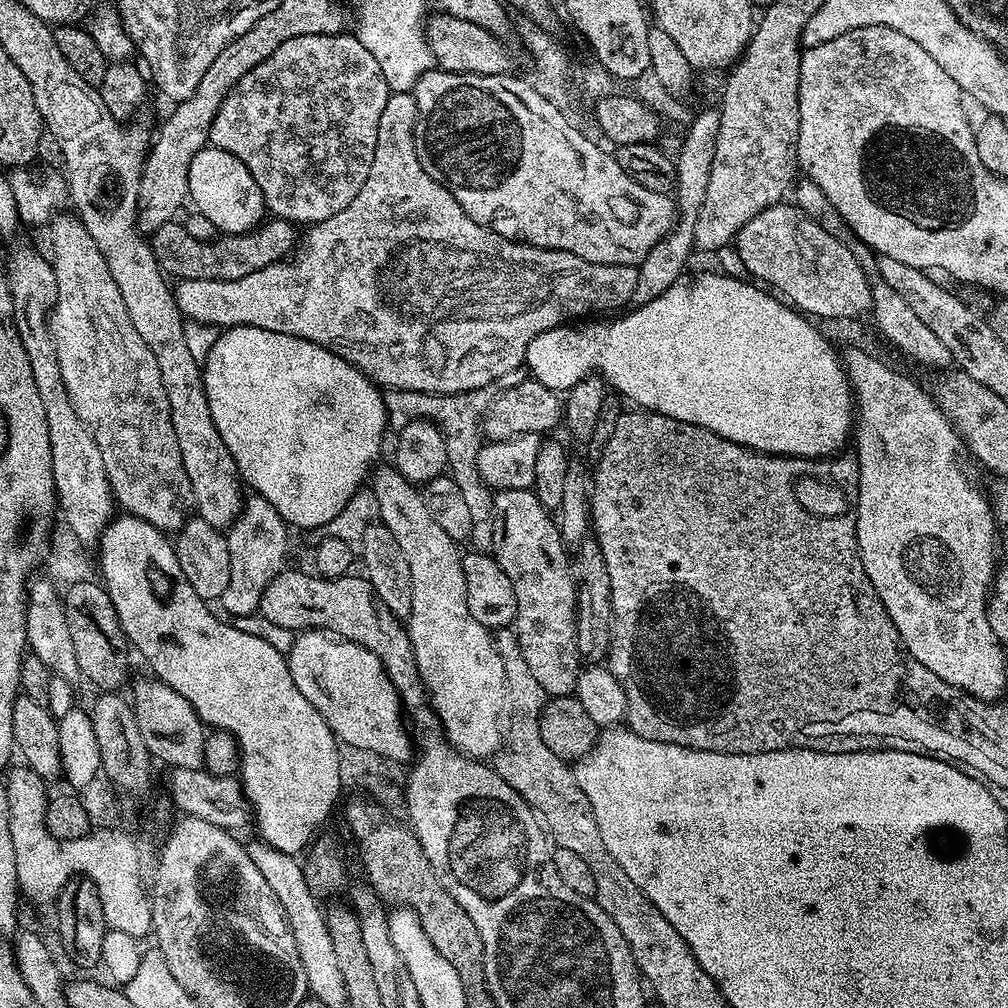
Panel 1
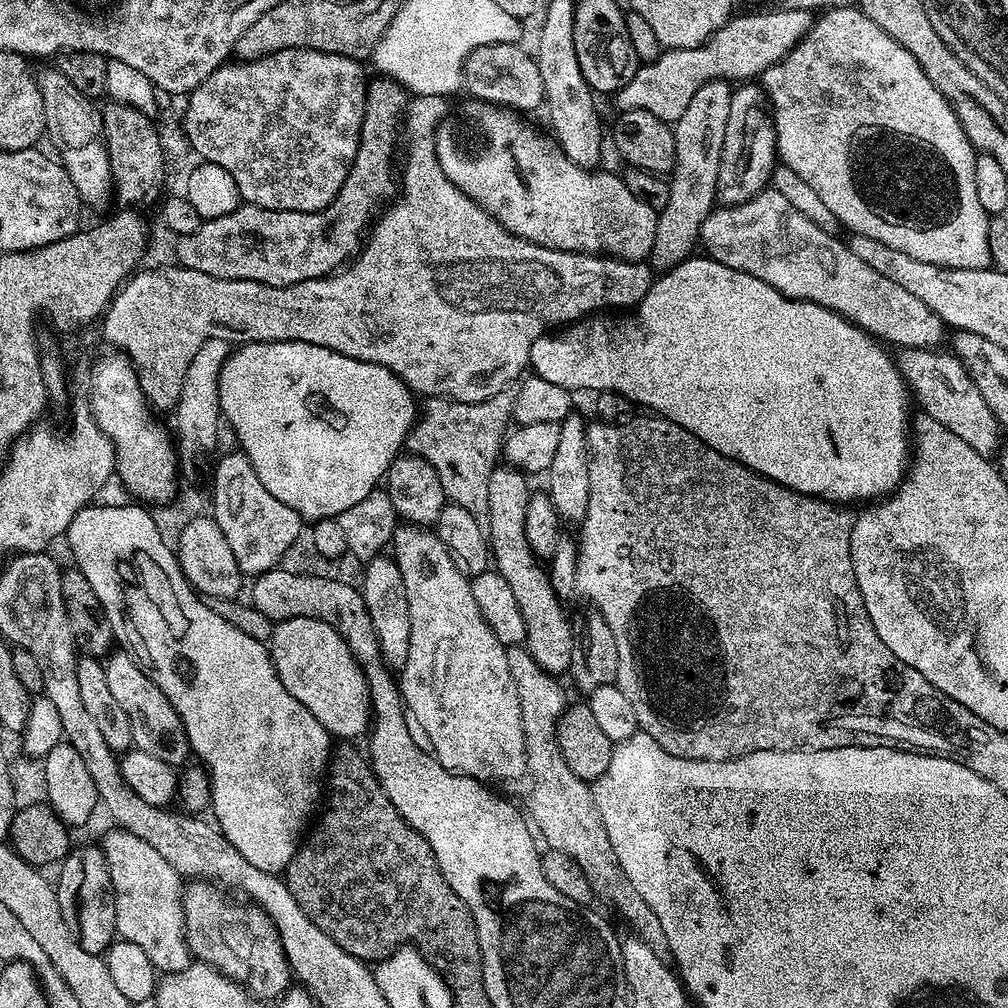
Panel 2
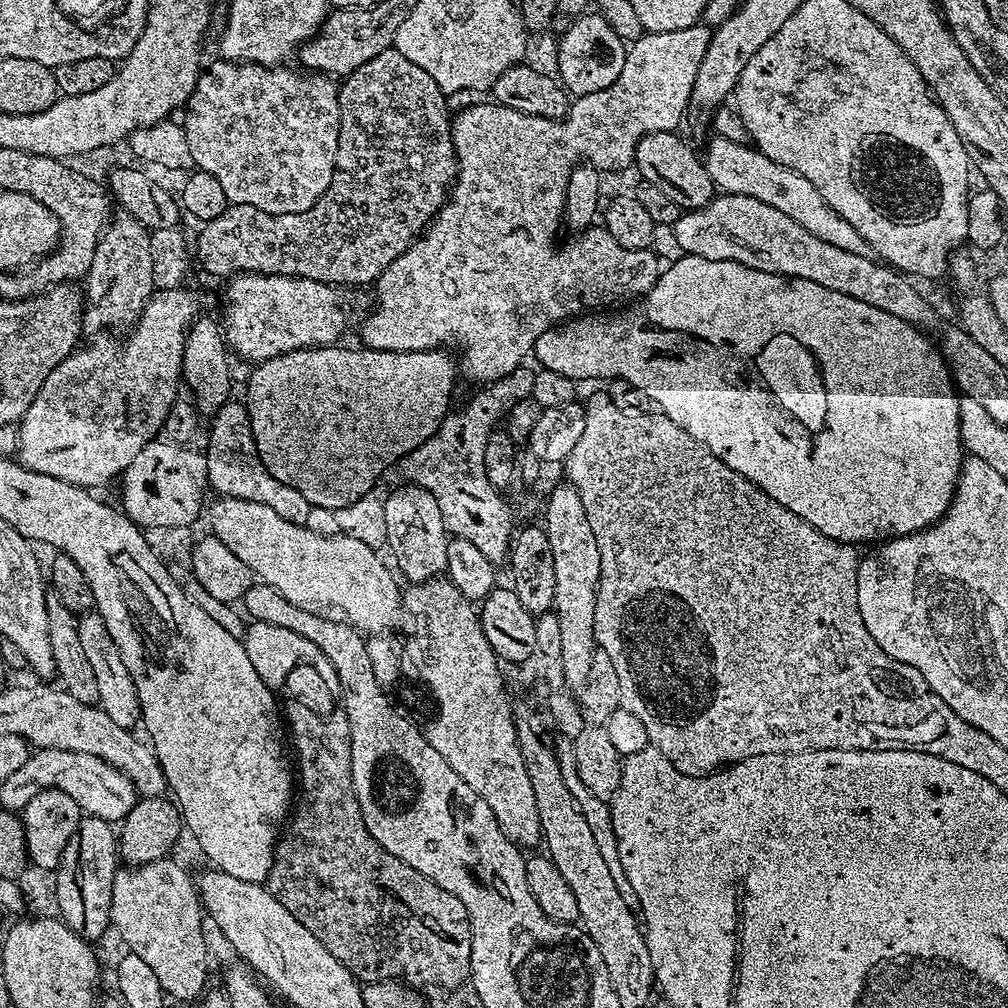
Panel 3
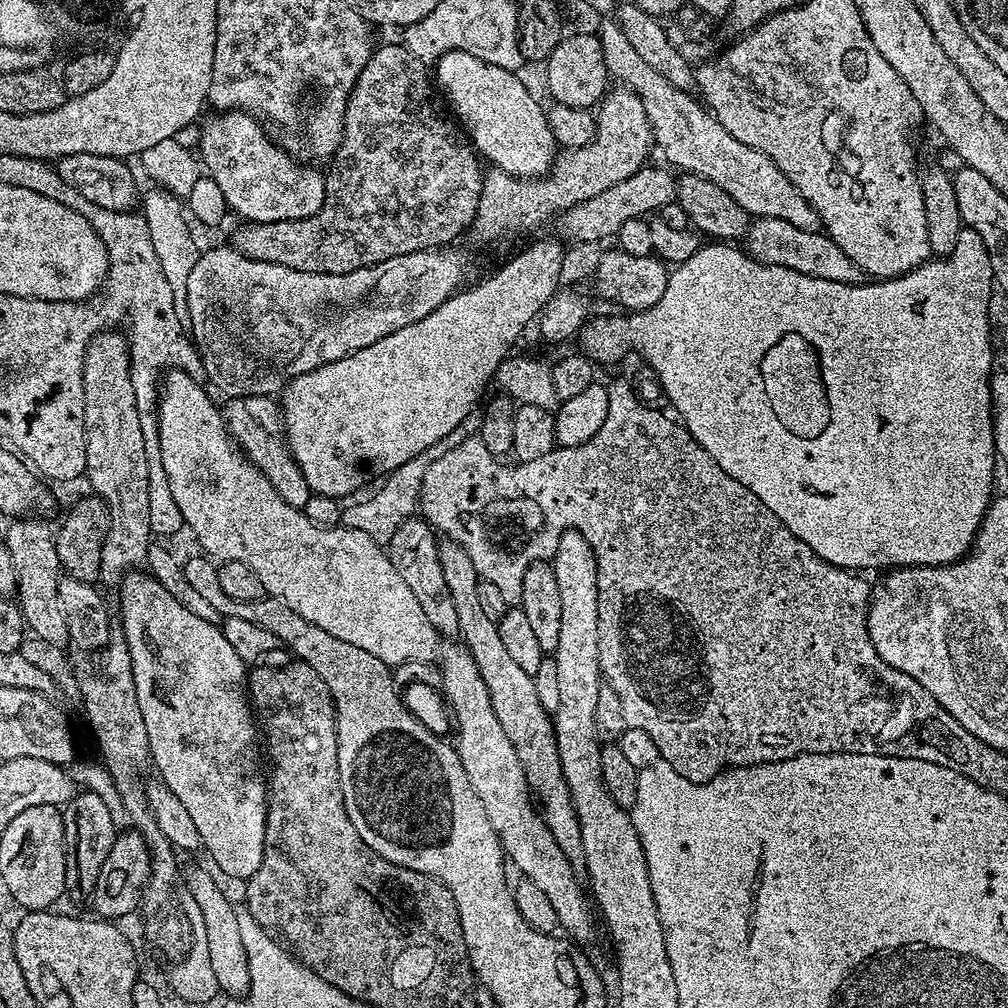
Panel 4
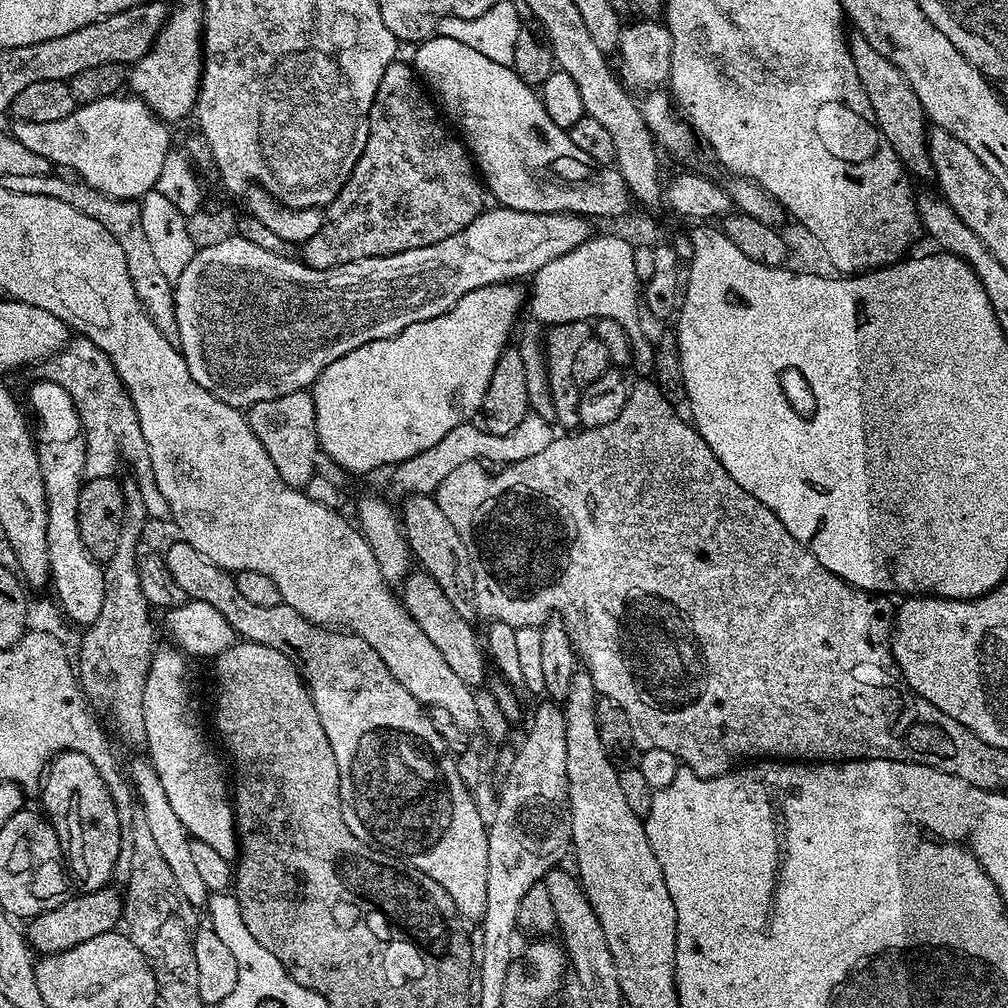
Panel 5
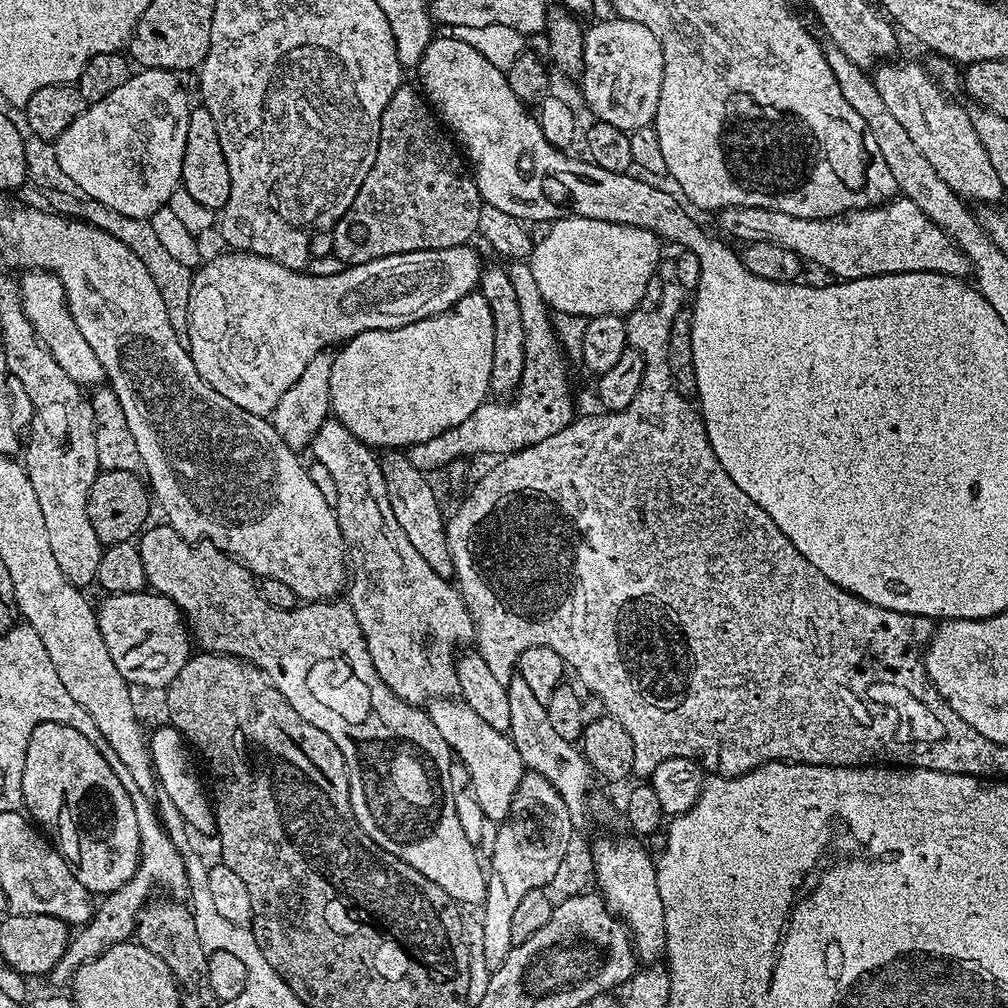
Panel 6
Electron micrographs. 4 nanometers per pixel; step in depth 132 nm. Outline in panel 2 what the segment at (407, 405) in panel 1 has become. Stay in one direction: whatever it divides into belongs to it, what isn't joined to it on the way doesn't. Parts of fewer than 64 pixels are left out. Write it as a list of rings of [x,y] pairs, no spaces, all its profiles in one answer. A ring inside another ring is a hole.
[[[521,373],[517,379],[512,379],[494,397],[486,399],[480,403],[462,403],[460,400],[450,400],[447,398],[432,398],[423,405],[418,419],[408,433],[406,448],[413,456],[420,456],[423,460],[428,460],[430,466],[438,474],[438,482],[442,482],[442,490],[445,497],[451,503],[462,506],[470,510],[470,514],[480,523],[481,526],[488,523],[488,503],[486,502],[486,486],[482,484],[482,474],[489,474],[492,468],[490,462],[490,446],[499,447],[507,433],[508,425],[512,417],[513,403],[518,398],[521,383],[527,379],[525,373]]]

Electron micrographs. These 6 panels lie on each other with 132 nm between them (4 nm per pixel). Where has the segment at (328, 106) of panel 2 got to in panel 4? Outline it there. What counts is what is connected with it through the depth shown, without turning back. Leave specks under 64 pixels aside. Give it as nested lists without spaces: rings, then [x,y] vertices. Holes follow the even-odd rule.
[[[224,110],[219,114],[212,114],[200,132],[199,159],[206,169],[207,175],[214,182],[218,182],[222,195],[226,198],[229,209],[240,215],[244,222],[261,224],[262,222],[282,222],[283,220],[301,220],[310,218],[324,204],[324,177],[319,167],[305,166],[289,156],[279,144],[275,143],[271,135],[268,136],[265,125],[251,112],[243,110]]]

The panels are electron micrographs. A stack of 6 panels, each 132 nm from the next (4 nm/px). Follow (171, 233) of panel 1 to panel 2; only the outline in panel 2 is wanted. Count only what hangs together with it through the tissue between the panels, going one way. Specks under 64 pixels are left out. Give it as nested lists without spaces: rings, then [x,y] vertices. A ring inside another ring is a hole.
[[[369,79],[356,160],[346,174],[346,182],[342,182],[342,190],[325,208],[317,212],[279,212],[241,203],[229,216],[205,220],[194,234],[179,237],[175,241],[175,263],[214,278],[249,280],[279,288],[340,271],[360,251],[378,209],[397,195],[398,168],[392,165],[392,155],[398,152],[398,129],[409,99],[409,93],[396,80]]]

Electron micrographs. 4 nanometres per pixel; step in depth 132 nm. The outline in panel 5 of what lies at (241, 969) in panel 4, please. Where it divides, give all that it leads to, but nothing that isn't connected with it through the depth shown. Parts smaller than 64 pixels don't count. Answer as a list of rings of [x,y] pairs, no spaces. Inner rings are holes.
[[[141,758],[132,764],[130,780],[134,785],[135,795],[138,797],[139,811],[143,812],[146,822],[154,834],[162,858],[166,858],[166,862],[170,865],[170,871],[174,873],[174,882],[178,882],[178,890],[182,890],[182,894],[186,894],[188,901],[197,910],[203,909],[208,903],[210,893],[206,882],[202,882],[200,873],[190,855],[192,837],[188,835],[186,826],[182,826],[182,822],[178,822],[178,814],[174,814],[174,809],[170,807],[170,802],[166,799],[166,790],[162,790],[162,778],[158,778],[158,770],[154,770],[151,760]]]

